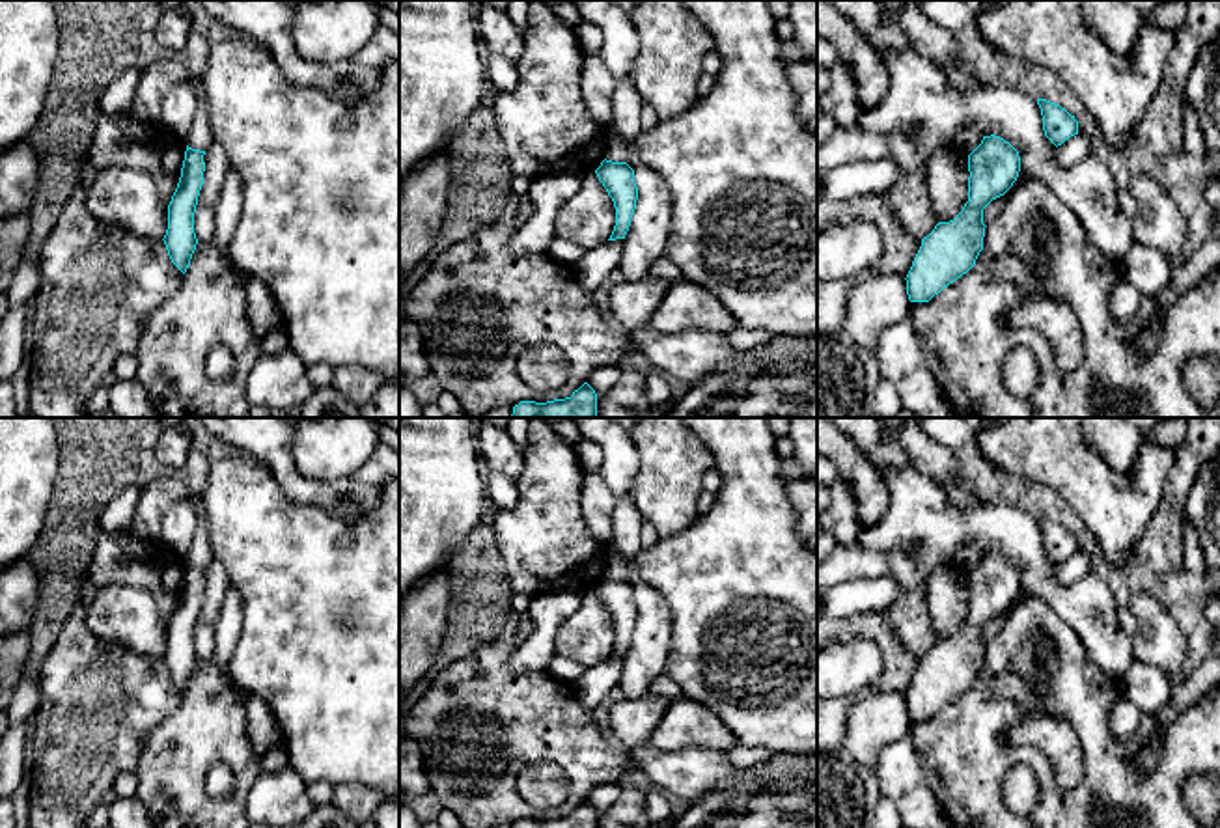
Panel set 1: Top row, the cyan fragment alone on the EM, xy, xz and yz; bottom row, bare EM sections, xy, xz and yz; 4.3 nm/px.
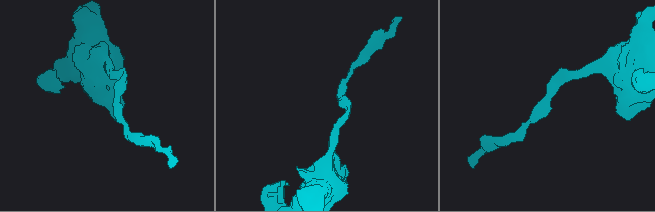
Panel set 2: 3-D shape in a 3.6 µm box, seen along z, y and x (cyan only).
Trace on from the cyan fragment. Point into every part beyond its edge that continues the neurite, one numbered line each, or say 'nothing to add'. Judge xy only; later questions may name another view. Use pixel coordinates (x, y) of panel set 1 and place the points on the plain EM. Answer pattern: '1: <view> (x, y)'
nothing to add

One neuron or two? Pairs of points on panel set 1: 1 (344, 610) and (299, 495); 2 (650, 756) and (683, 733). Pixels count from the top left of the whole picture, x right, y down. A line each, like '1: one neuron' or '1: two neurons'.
1: two neurons
2: two neurons

